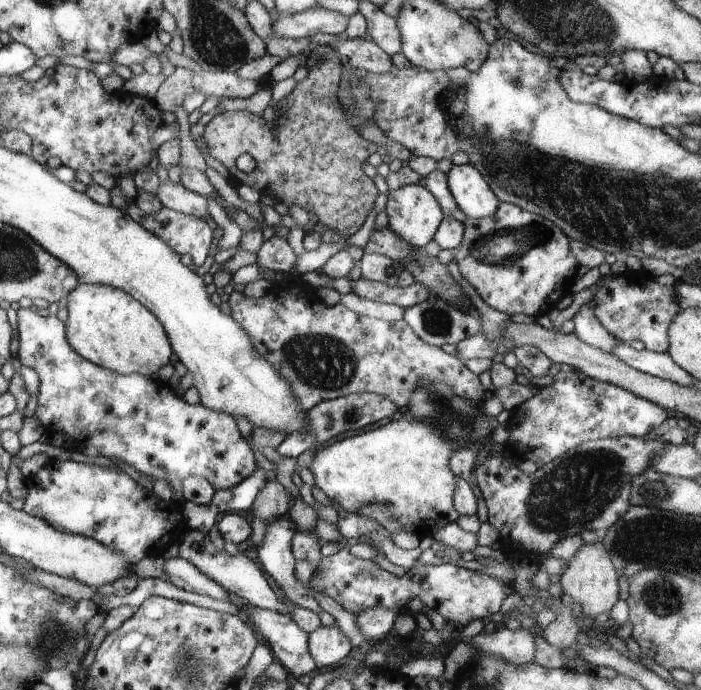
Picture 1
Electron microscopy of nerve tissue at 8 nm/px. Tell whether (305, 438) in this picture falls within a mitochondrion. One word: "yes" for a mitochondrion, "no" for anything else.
no

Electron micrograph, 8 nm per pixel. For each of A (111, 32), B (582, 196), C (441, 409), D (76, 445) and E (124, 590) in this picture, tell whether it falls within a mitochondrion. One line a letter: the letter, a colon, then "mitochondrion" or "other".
A: other
B: mitochondrion
C: mitochondrion
D: other
E: other

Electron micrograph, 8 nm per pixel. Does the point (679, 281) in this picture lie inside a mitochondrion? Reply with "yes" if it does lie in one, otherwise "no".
no

